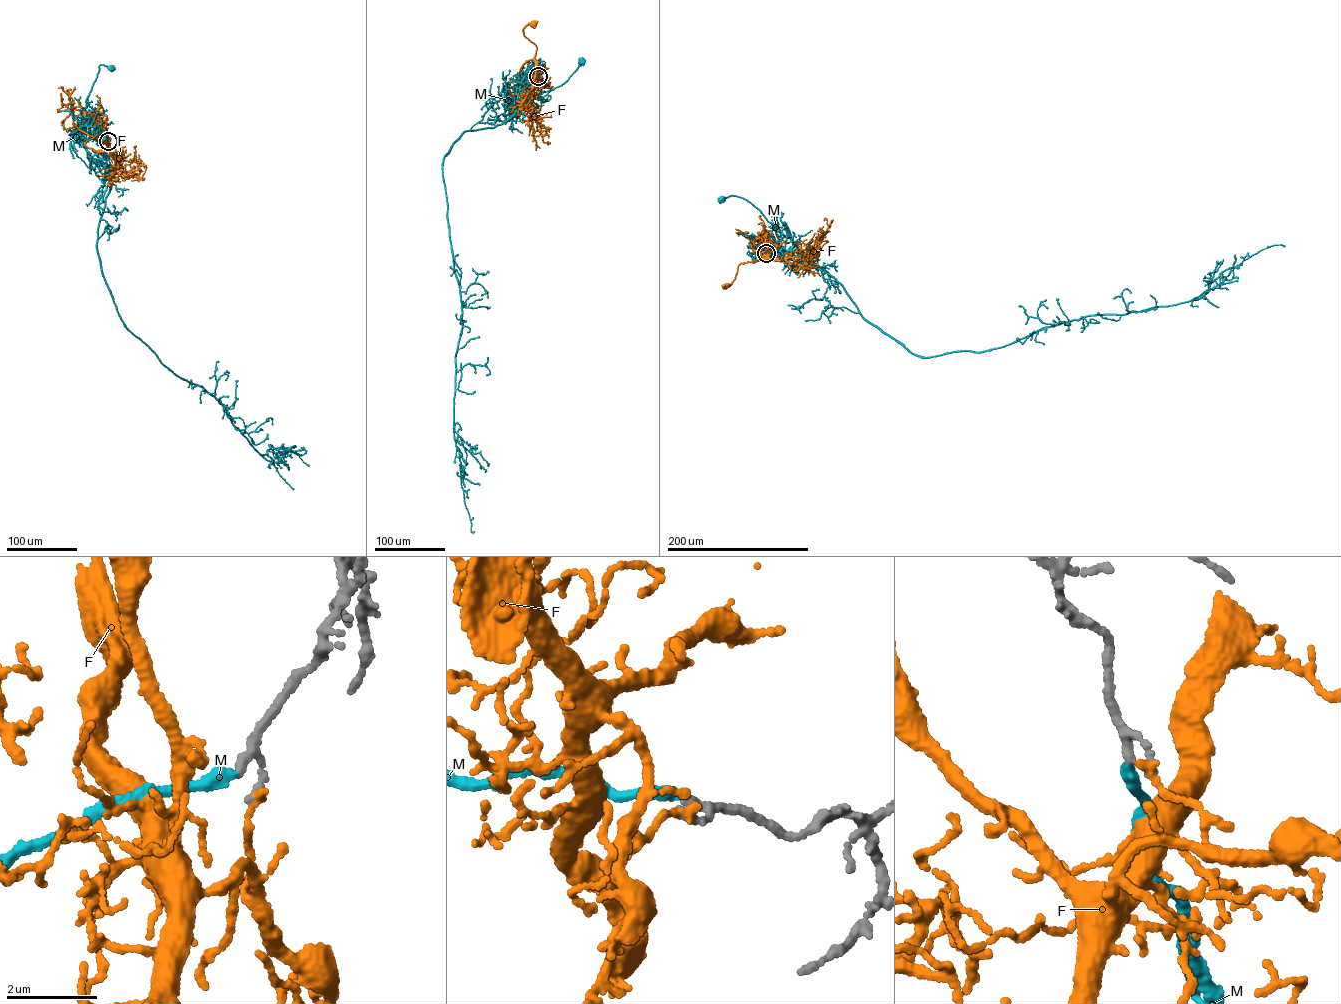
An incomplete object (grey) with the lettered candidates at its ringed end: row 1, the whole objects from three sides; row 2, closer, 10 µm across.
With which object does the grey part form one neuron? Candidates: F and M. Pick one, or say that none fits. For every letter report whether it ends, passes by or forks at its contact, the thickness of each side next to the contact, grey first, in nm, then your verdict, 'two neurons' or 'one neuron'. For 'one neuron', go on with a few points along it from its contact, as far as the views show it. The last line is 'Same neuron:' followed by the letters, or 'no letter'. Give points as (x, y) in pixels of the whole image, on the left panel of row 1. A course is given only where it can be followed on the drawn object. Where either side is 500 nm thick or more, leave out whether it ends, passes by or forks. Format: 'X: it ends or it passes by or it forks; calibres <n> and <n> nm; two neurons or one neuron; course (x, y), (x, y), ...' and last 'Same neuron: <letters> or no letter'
F: it ends; calibres 100 and 170 nm; two neurons
M: it ends; calibres 170 and 260 nm; one neuron; course (108, 141), (103, 143), (88, 138), (93, 135), (86, 131), (81, 114), (99, 66), (111, 68)
Same neuron: M

